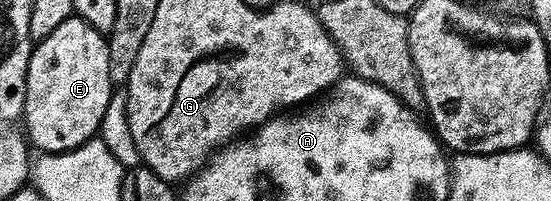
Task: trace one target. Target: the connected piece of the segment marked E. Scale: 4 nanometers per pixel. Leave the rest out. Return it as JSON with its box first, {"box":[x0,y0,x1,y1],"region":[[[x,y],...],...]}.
{"box":[23,16,113,154],"region":[[[76,16],[65,20],[65,24],[61,24],[61,28],[53,32],[53,36],[49,36],[32,49],[23,118],[25,123],[27,122],[26,137],[36,151],[43,154],[68,154],[81,148],[100,133],[113,95],[111,57],[107,44],[108,39],[104,35]]]}

